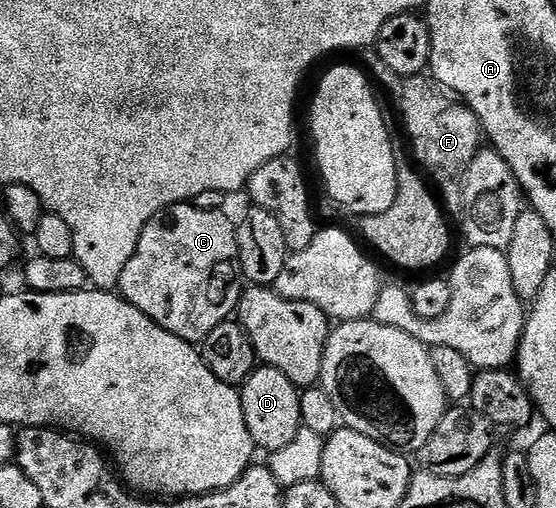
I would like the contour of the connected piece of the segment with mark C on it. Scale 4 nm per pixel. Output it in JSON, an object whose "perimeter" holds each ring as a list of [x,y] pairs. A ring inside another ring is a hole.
{"perimeter":[[[192,203],[170,205],[164,212],[152,218],[151,221],[146,224],[144,231],[140,235],[138,246],[132,255],[132,259],[128,259],[124,271],[118,276],[118,289],[120,290],[121,296],[125,297],[130,305],[136,306],[141,313],[148,315],[148,319],[152,319],[157,325],[164,327],[164,331],[168,331],[172,335],[176,335],[180,339],[191,343],[201,343],[205,341],[208,334],[216,331],[216,327],[220,327],[220,323],[231,320],[232,314],[237,310],[238,301],[242,297],[243,288],[242,264],[240,263],[238,231],[235,222],[230,222],[229,215],[222,209],[201,209]]]}

